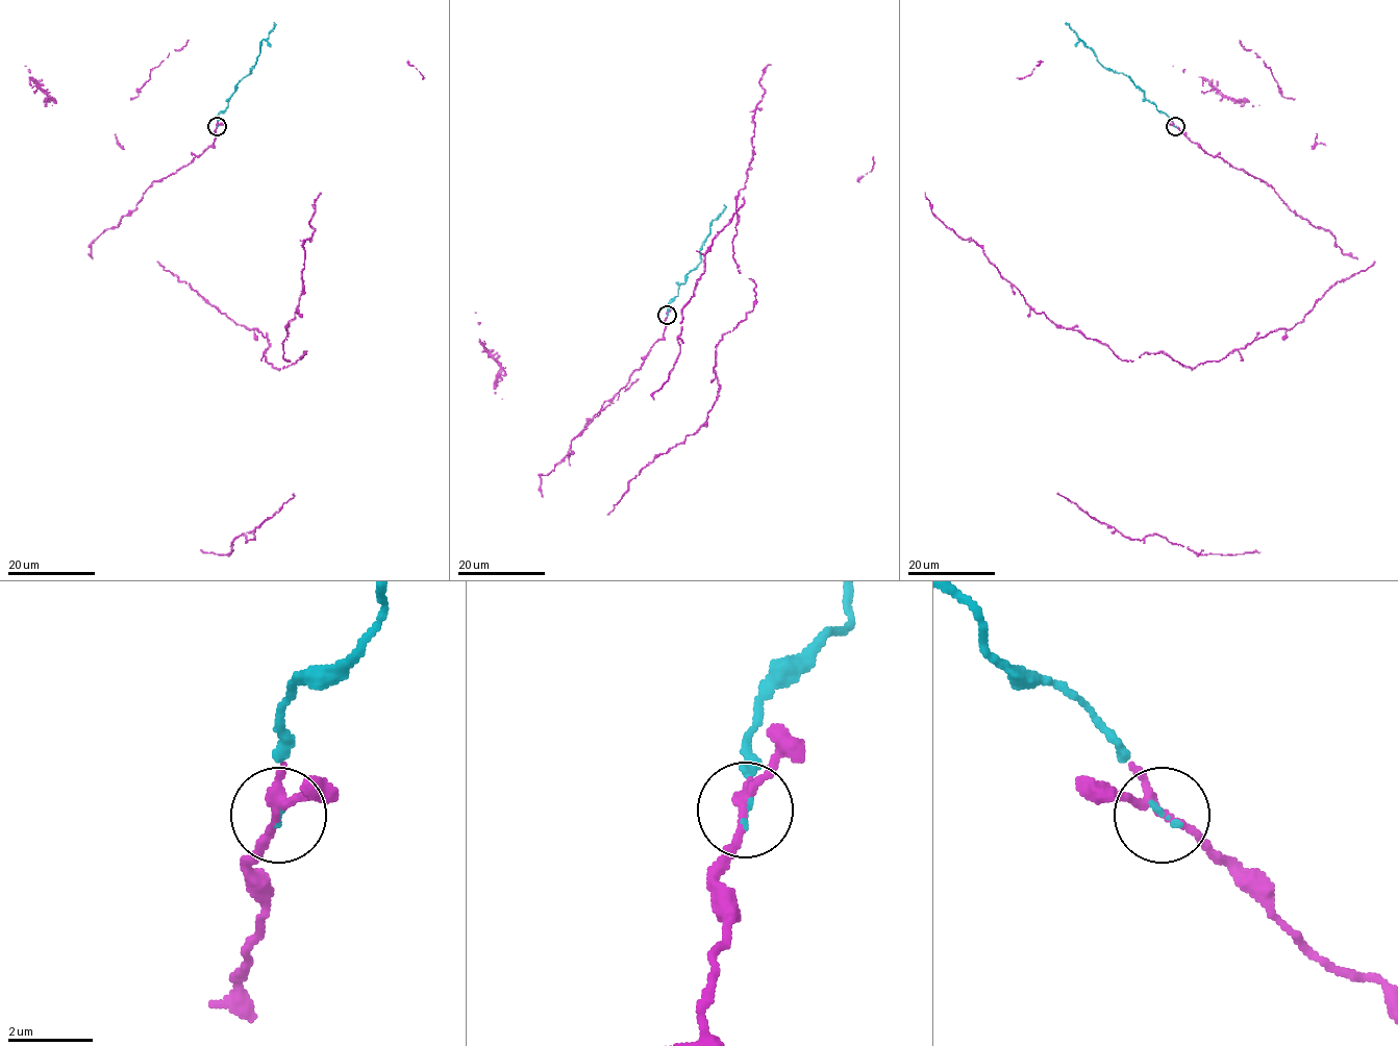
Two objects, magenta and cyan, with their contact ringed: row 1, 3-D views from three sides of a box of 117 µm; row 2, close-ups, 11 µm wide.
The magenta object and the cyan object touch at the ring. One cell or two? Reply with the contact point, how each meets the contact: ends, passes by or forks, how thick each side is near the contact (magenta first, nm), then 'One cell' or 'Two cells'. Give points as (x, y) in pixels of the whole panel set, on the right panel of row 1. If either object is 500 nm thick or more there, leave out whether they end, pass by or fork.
Place: (1175, 126). At the ring magenta forks. At the ring cyan ends. Thickness 180 nm (magenta) against 80 nm. One cell

